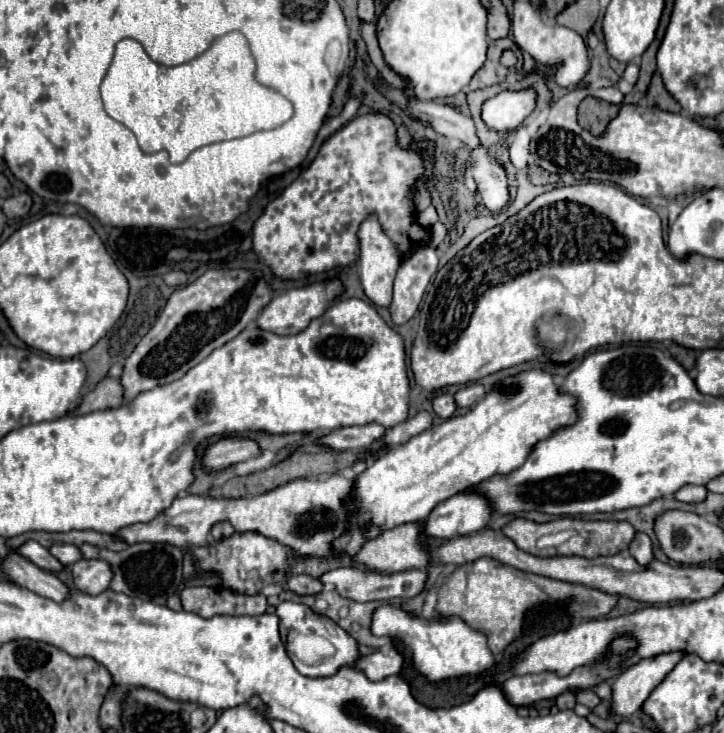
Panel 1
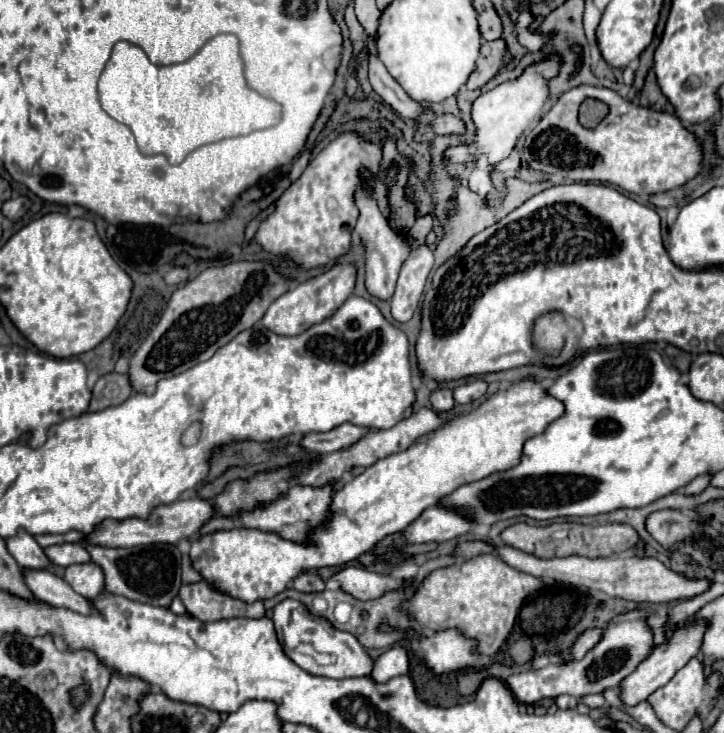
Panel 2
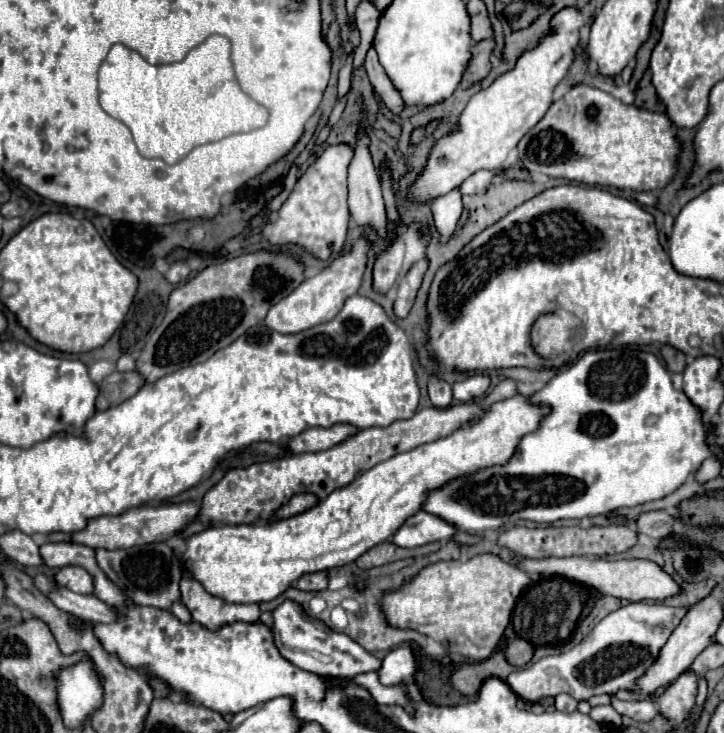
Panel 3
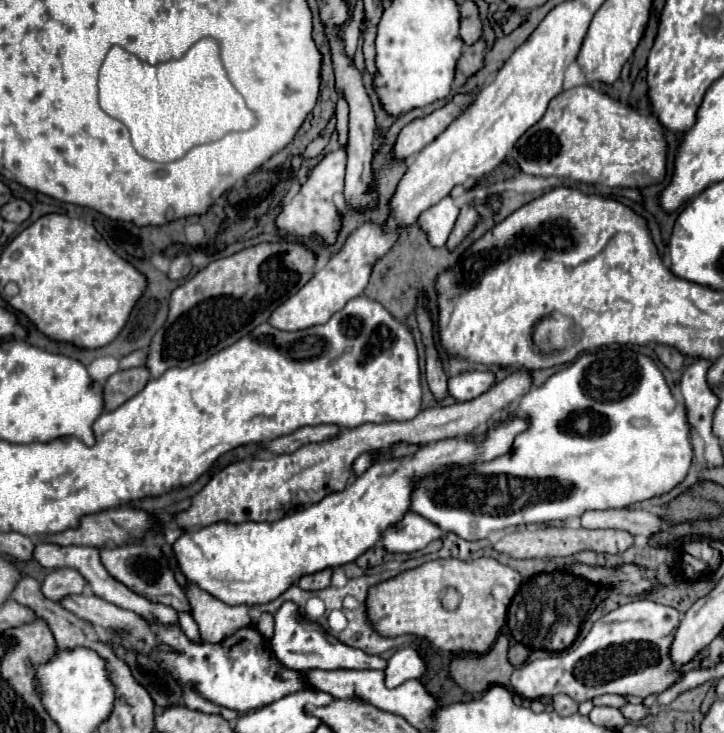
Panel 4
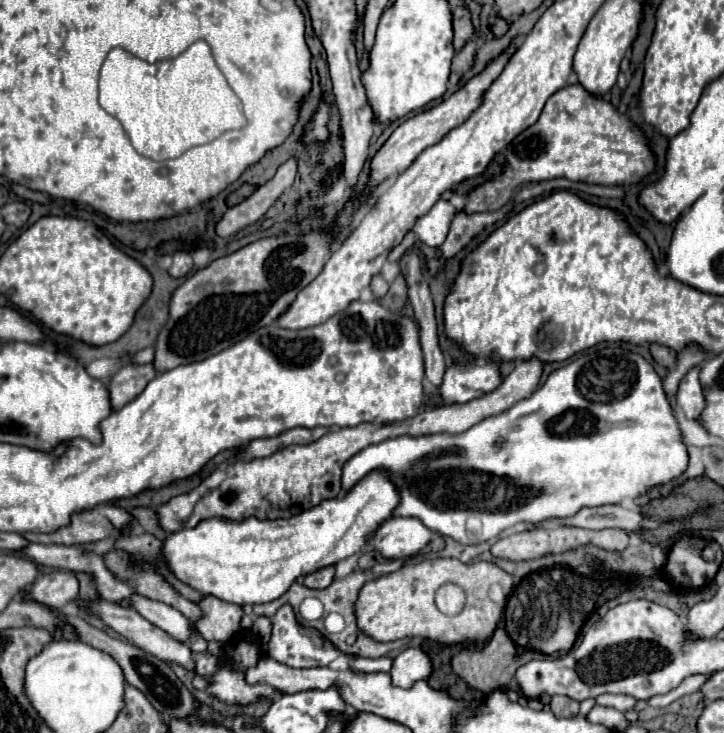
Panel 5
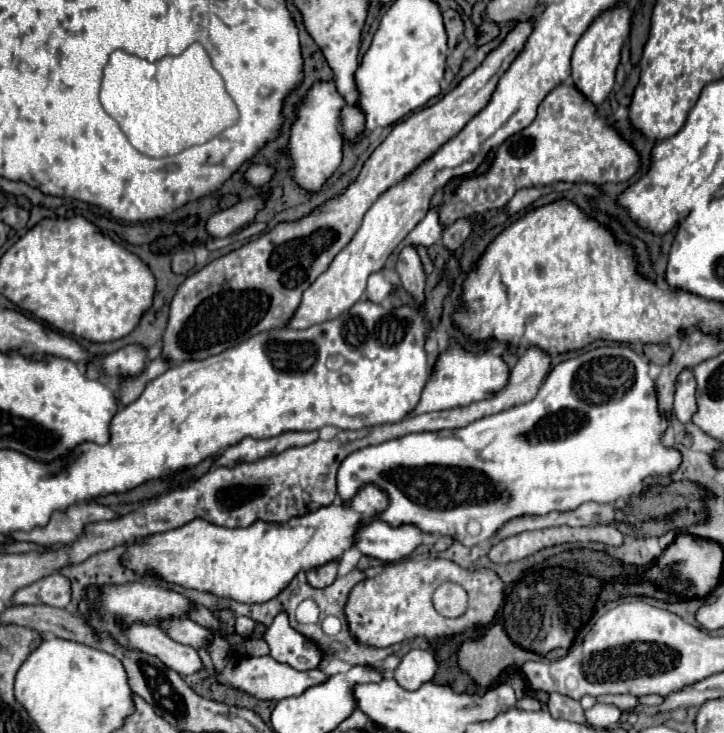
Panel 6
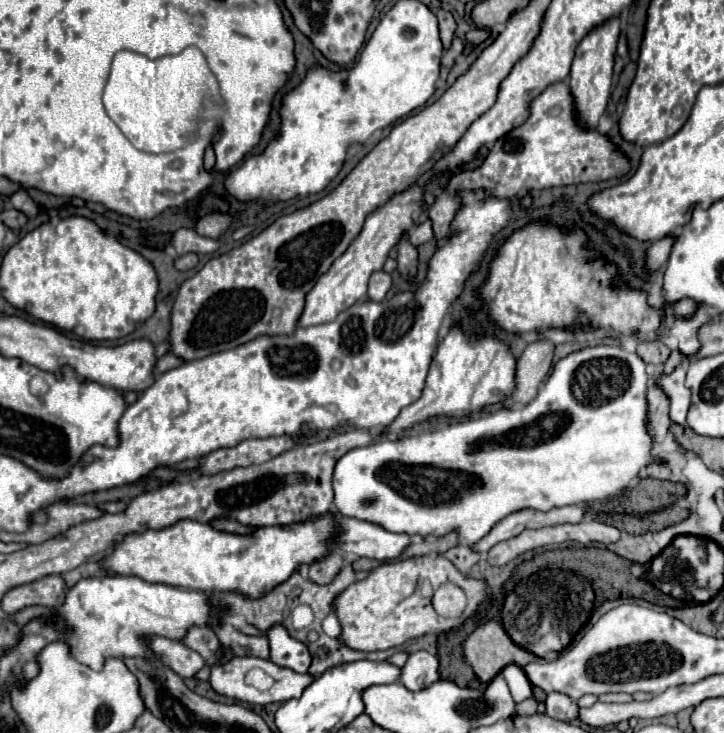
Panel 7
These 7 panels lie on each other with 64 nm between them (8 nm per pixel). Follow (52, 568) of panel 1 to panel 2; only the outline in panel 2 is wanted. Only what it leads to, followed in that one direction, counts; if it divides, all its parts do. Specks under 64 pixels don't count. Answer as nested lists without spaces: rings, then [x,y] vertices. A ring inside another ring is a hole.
[[[18,532],[14,538],[6,540],[8,552],[14,556],[14,560],[22,568],[48,568],[52,562],[44,554],[44,550],[38,546],[38,542],[28,532]]]

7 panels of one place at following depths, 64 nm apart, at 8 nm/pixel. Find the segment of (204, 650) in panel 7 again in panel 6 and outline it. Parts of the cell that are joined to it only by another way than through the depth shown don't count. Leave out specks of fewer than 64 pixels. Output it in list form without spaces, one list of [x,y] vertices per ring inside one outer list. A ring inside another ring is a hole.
[[[172,620],[172,624],[168,624],[168,632],[166,632],[172,640],[180,642],[180,644],[190,644],[192,648],[202,648],[208,646],[212,642],[212,632],[198,626],[196,622],[188,620]]]

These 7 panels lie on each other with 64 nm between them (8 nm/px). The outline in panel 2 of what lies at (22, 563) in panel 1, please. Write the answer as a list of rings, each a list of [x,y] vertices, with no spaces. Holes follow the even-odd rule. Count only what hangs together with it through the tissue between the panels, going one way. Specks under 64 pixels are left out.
[[[22,570],[24,572],[24,582],[28,584],[30,592],[42,600],[48,602],[52,606],[62,606],[62,608],[70,608],[78,614],[90,614],[90,602],[76,594],[66,580],[58,578],[56,574],[48,572],[48,570]]]

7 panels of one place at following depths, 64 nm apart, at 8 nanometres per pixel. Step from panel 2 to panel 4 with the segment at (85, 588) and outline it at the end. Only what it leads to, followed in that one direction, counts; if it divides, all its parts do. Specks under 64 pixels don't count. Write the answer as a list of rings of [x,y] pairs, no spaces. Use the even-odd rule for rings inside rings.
[[[60,568],[44,578],[42,592],[46,598],[58,602],[68,594],[82,594],[86,584],[88,582],[84,580],[84,576],[80,576],[80,572],[76,572],[74,568]]]

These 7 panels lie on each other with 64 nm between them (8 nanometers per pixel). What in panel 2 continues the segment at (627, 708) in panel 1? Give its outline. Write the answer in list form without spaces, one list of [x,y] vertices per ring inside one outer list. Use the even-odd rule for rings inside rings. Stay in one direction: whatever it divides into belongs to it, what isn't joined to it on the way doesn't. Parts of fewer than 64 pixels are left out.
[[[696,620],[692,624],[684,624],[680,626],[674,636],[668,640],[668,644],[664,646],[656,646],[642,662],[640,666],[628,674],[622,684],[620,684],[620,700],[626,704],[626,706],[636,706],[640,702],[644,702],[654,690],[658,690],[660,686],[664,686],[674,674],[676,670],[680,670],[692,656],[698,656],[698,650],[700,650],[700,644],[702,644],[702,634],[706,630],[706,622],[704,620]]]

